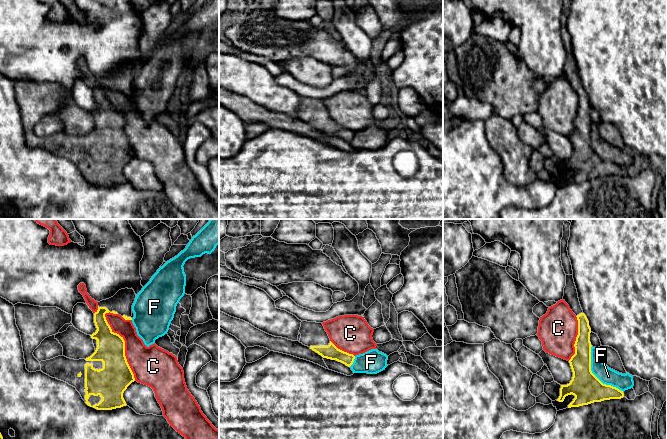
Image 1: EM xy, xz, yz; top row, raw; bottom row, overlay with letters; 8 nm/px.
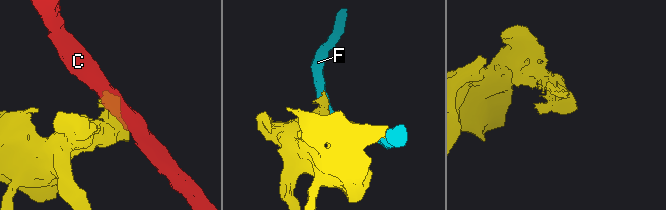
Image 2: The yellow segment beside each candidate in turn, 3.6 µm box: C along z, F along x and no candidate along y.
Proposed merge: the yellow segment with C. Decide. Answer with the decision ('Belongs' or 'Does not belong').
Does not belong

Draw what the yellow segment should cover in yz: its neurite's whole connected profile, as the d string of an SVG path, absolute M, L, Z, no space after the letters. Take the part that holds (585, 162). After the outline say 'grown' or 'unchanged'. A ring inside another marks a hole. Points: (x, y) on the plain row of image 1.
M563 1L563 13L561 15L561 37L566 50L563 76L577 93L578 111L574 120L575 130L569 136L573 153L569 160L561 161L560 172L557 175L557 177L563 178L566 172L574 171L575 174L568 181L568 184L624 173L623 167L611 161L603 160L591 147L591 104L579 78L567 27L570 1Z; grown

